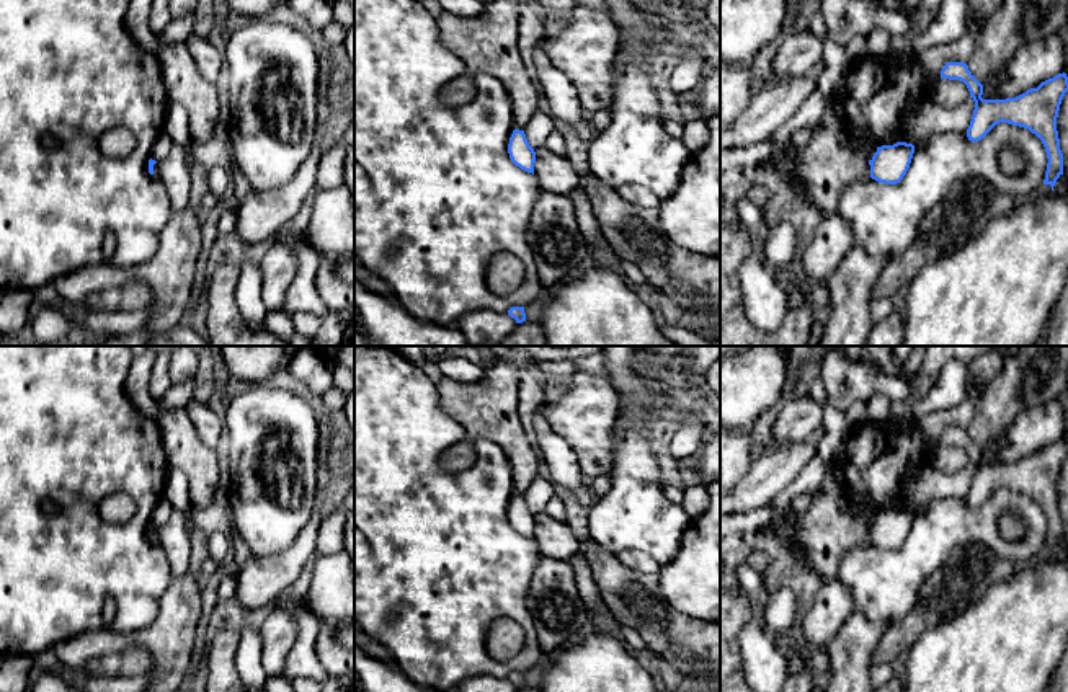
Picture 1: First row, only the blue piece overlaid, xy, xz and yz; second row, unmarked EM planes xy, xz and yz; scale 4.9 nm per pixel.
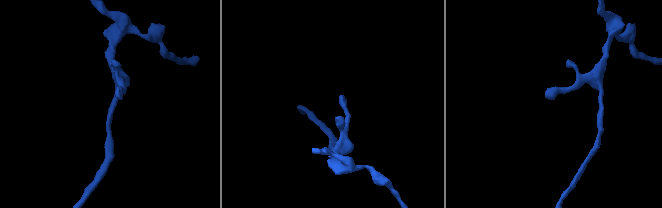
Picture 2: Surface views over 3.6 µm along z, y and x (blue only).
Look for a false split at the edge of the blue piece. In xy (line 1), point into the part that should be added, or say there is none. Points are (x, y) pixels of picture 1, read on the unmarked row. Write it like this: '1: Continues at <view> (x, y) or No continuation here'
1: No continuation here

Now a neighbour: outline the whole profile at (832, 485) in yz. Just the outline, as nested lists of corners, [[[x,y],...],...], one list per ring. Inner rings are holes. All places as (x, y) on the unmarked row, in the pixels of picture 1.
[[[836,462],[833,464],[828,464],[826,465],[826,473],[825,473],[825,478],[820,485],[820,488],[813,493],[807,493],[807,495],[800,495],[797,498],[794,498],[787,508],[792,511],[792,512],[807,512],[808,508],[812,506],[812,501],[818,496],[818,495],[828,495],[828,496],[833,496],[833,498],[839,498],[844,495],[844,481],[841,480],[841,477],[838,475],[838,465]]]

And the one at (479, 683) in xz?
[[[475,676],[462,681],[456,692],[518,692],[508,677]]]

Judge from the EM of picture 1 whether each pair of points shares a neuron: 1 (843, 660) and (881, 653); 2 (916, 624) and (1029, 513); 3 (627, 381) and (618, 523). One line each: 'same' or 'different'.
1: different
2: different
3: same

